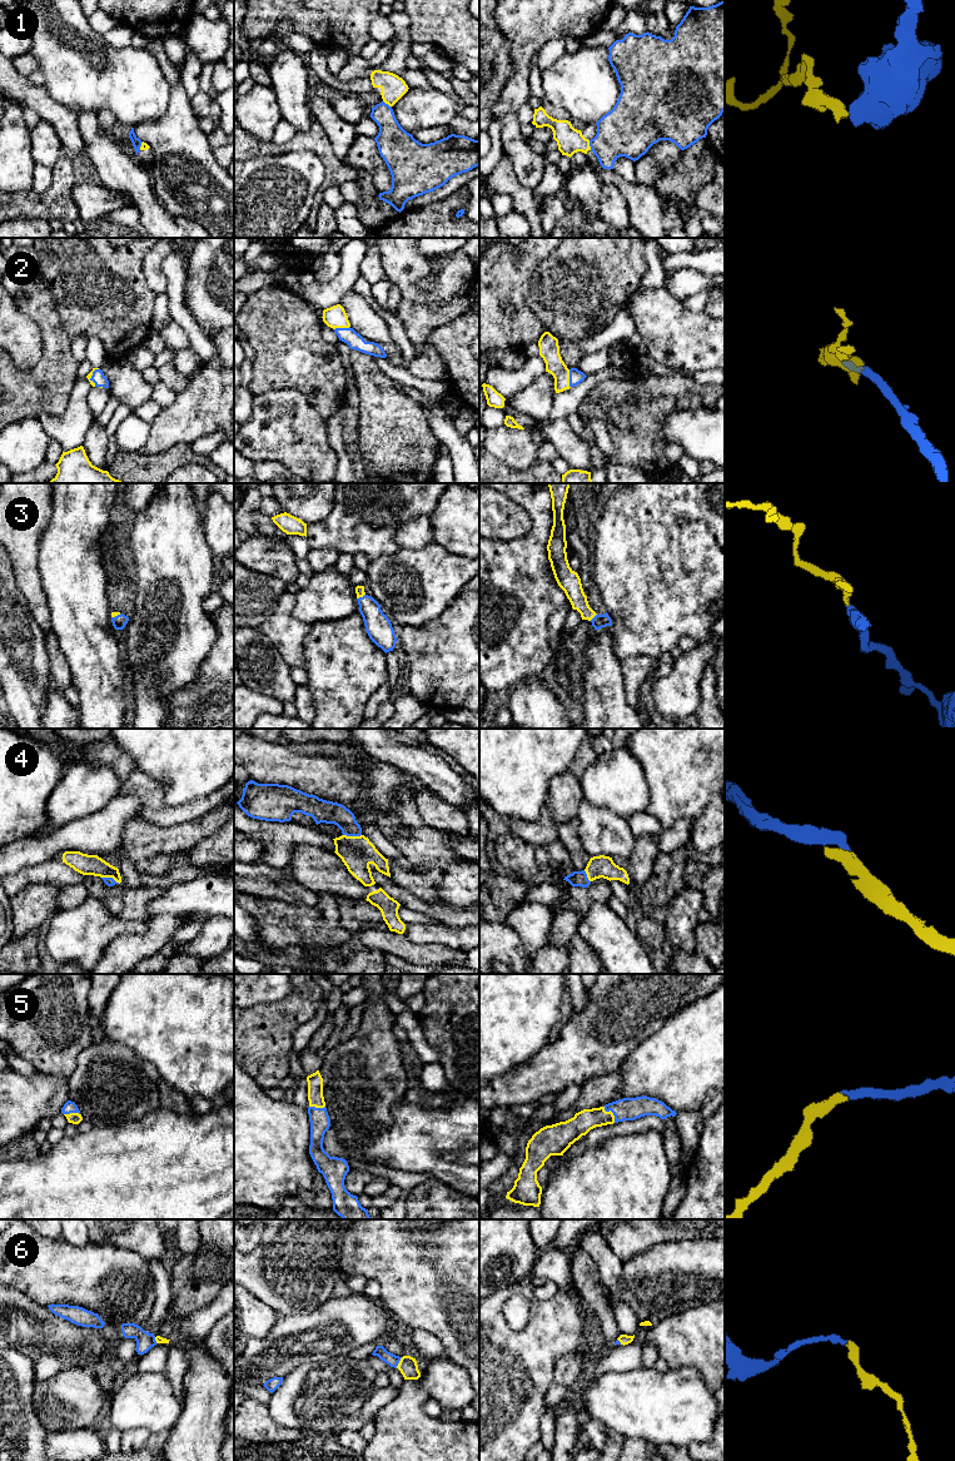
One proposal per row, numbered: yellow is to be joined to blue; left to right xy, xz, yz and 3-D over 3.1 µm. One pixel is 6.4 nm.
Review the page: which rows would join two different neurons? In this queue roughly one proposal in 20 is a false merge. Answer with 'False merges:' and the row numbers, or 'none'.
False merges: 1

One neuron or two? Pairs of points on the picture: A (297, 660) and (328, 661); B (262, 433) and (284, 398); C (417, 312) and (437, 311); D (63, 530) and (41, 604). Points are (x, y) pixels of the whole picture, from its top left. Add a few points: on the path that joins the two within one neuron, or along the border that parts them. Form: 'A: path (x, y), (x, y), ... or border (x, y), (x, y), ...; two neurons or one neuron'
A: border (311, 631), (304, 641), (304, 662), (302, 666); two neurons
B: path (270, 427), (273, 418), (284, 407); one neuron
C: path (422, 312), (432, 312); one neuron
D: border (36, 565), (51, 622); two neurons

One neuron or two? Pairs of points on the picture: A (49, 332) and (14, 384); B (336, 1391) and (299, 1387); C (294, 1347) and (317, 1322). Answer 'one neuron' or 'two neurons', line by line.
A: one neuron
B: one neuron
C: one neuron

